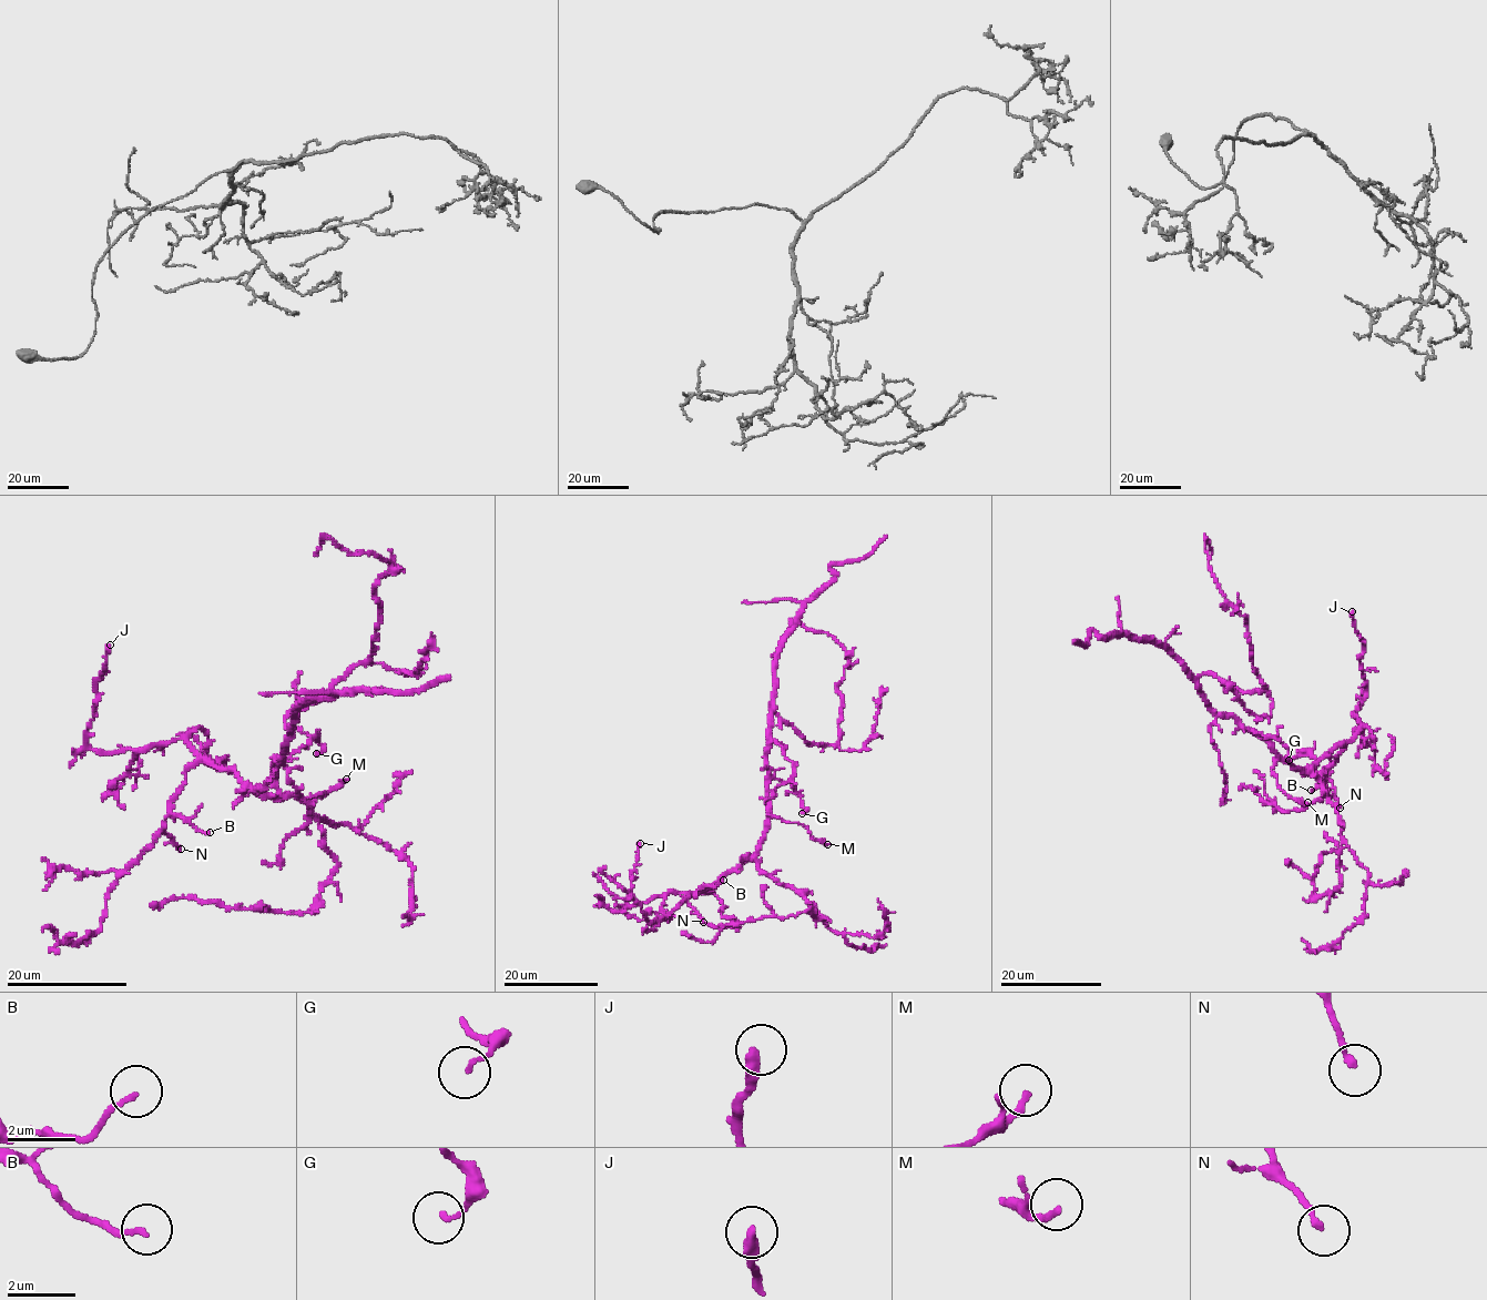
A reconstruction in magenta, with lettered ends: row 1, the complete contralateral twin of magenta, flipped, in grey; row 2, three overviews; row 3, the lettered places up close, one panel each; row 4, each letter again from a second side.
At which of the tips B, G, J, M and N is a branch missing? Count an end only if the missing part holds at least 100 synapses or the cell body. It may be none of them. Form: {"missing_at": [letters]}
{"missing_at": []}

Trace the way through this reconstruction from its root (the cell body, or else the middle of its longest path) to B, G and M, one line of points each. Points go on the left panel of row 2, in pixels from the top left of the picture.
B: (275, 762), (273, 781), (255, 789), (236, 773), (203, 760), (190, 768), (171, 810), (200, 831), (210, 832)
G: (275, 762), (306, 745), (313, 737), (322, 747), (322, 752), (316, 753)
M: (275, 762), (274, 778), (283, 795), (327, 793), (338, 788), (346, 779)

